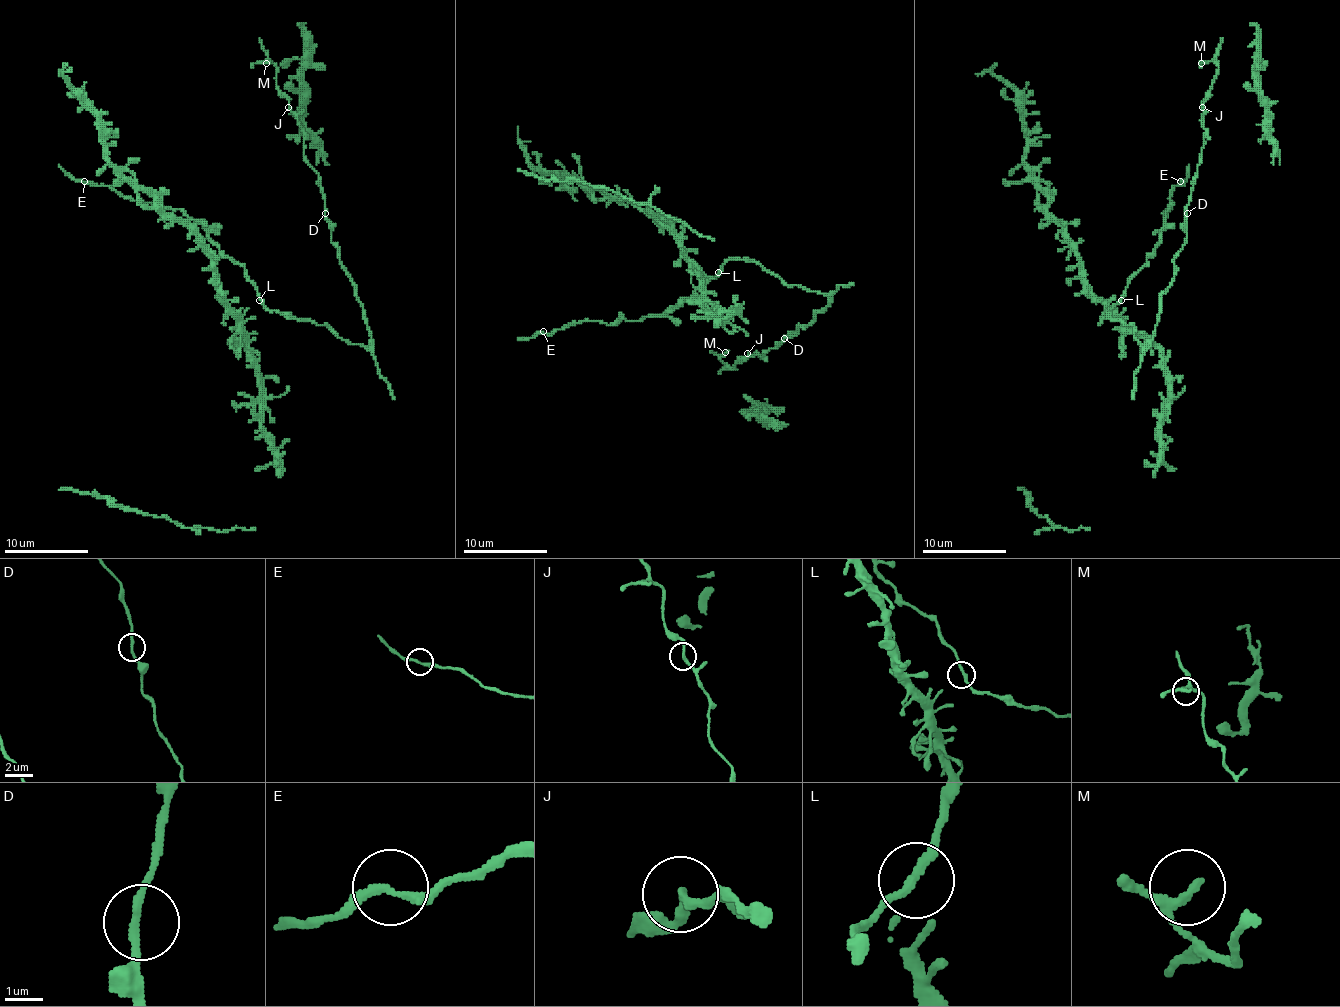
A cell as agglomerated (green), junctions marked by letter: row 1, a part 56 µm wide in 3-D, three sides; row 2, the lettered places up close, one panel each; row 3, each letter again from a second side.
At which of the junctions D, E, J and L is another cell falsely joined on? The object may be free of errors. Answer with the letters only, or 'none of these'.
none of these

